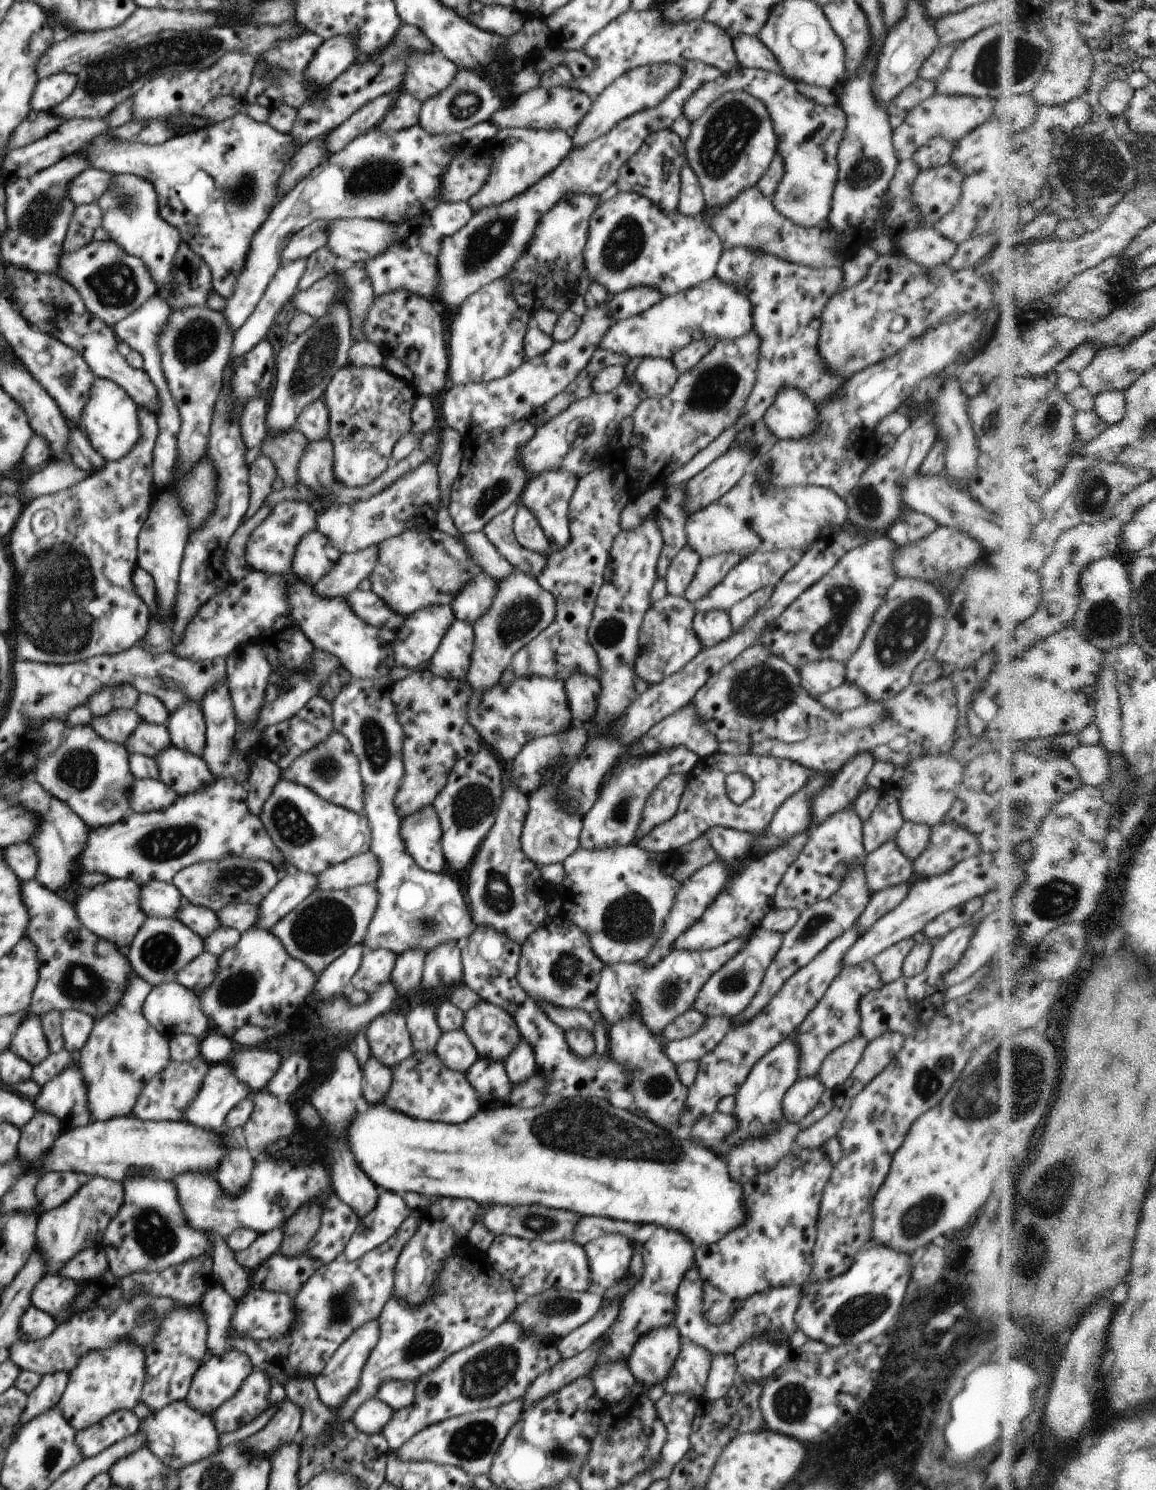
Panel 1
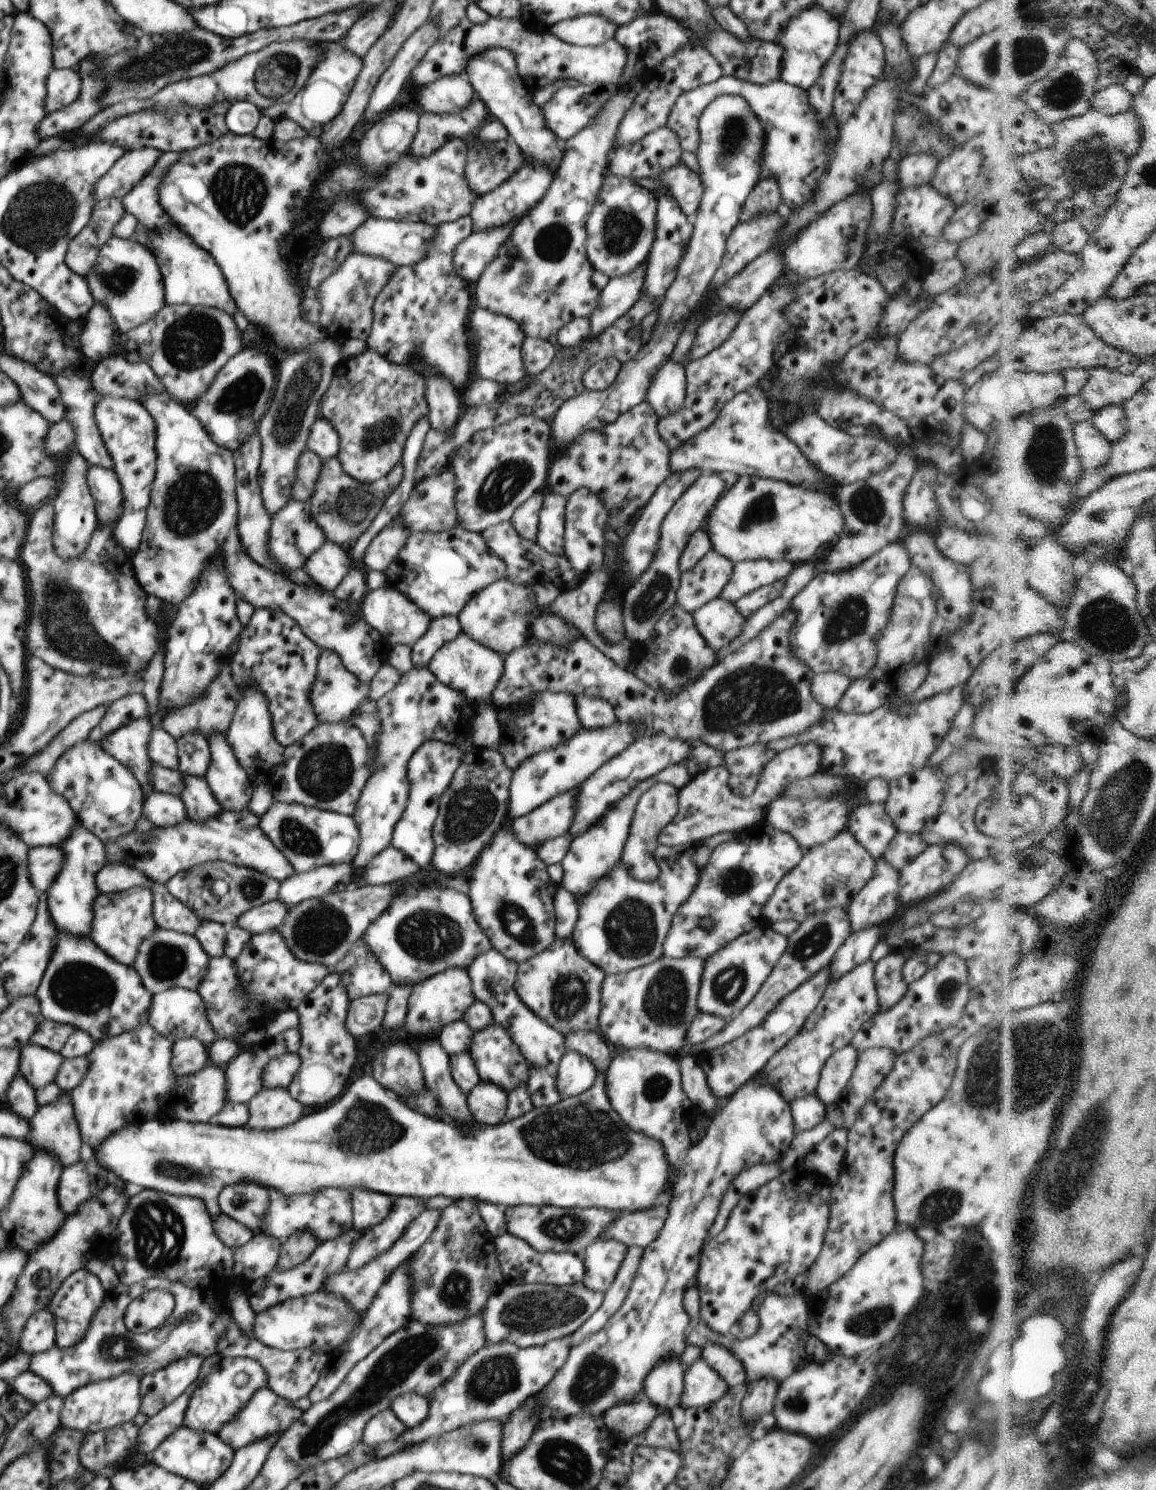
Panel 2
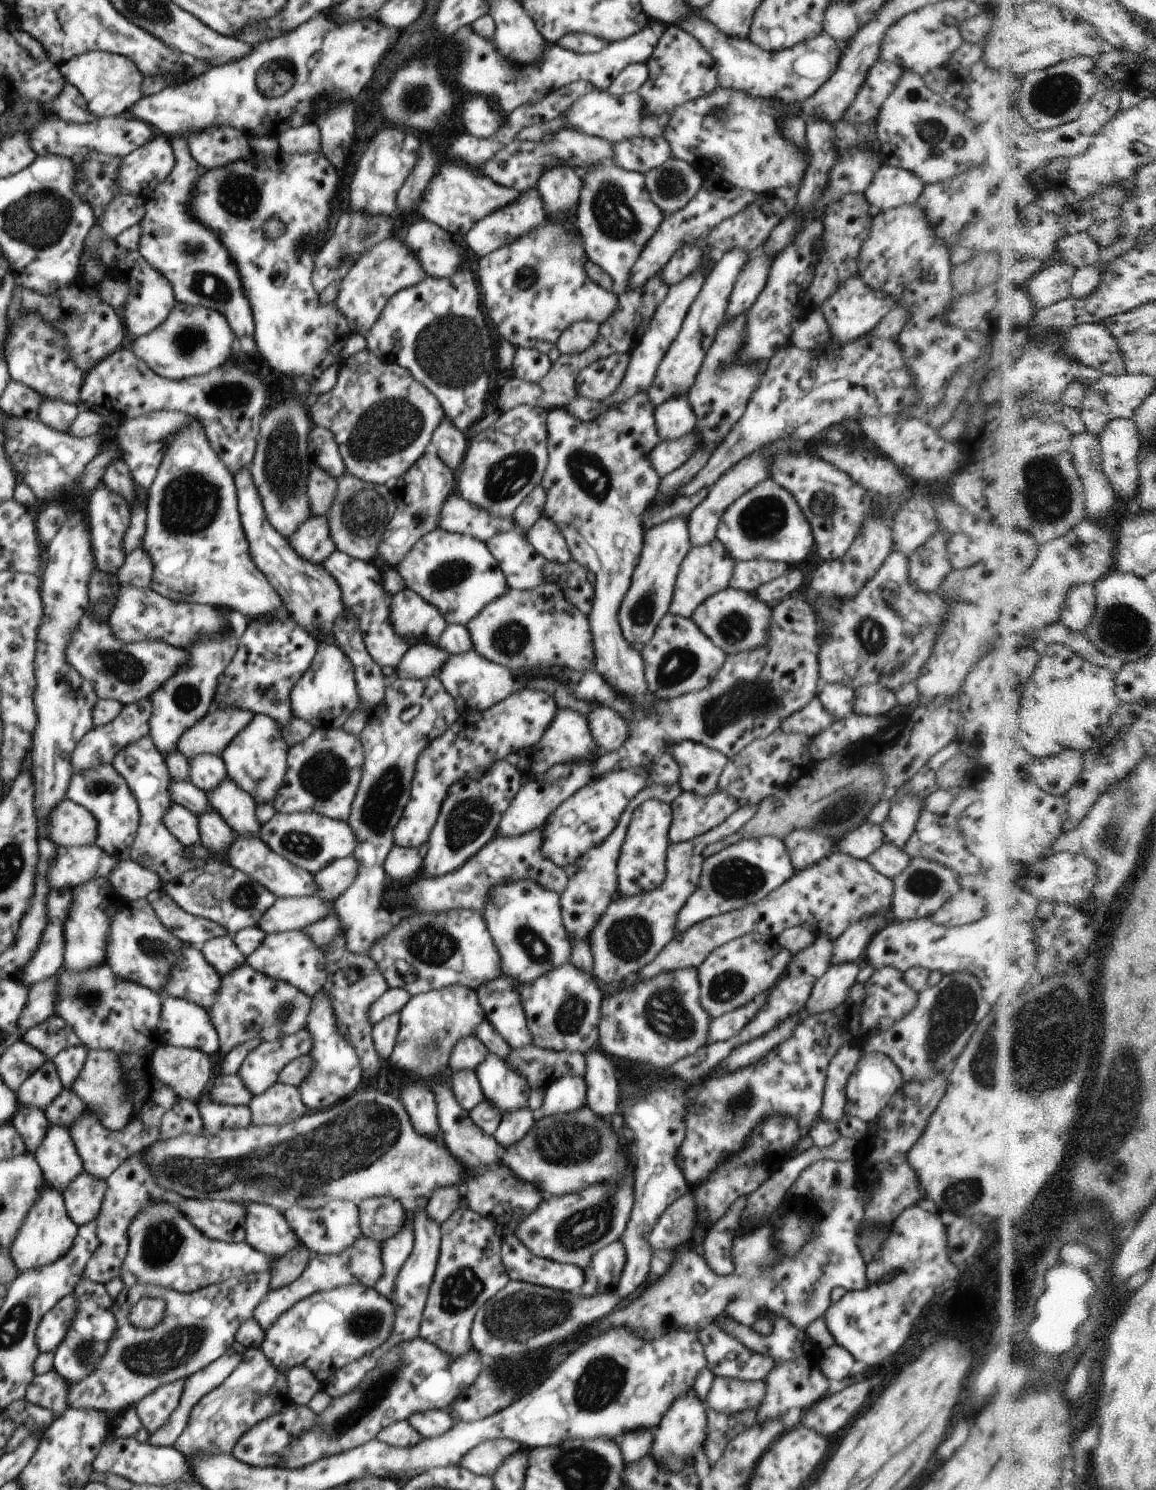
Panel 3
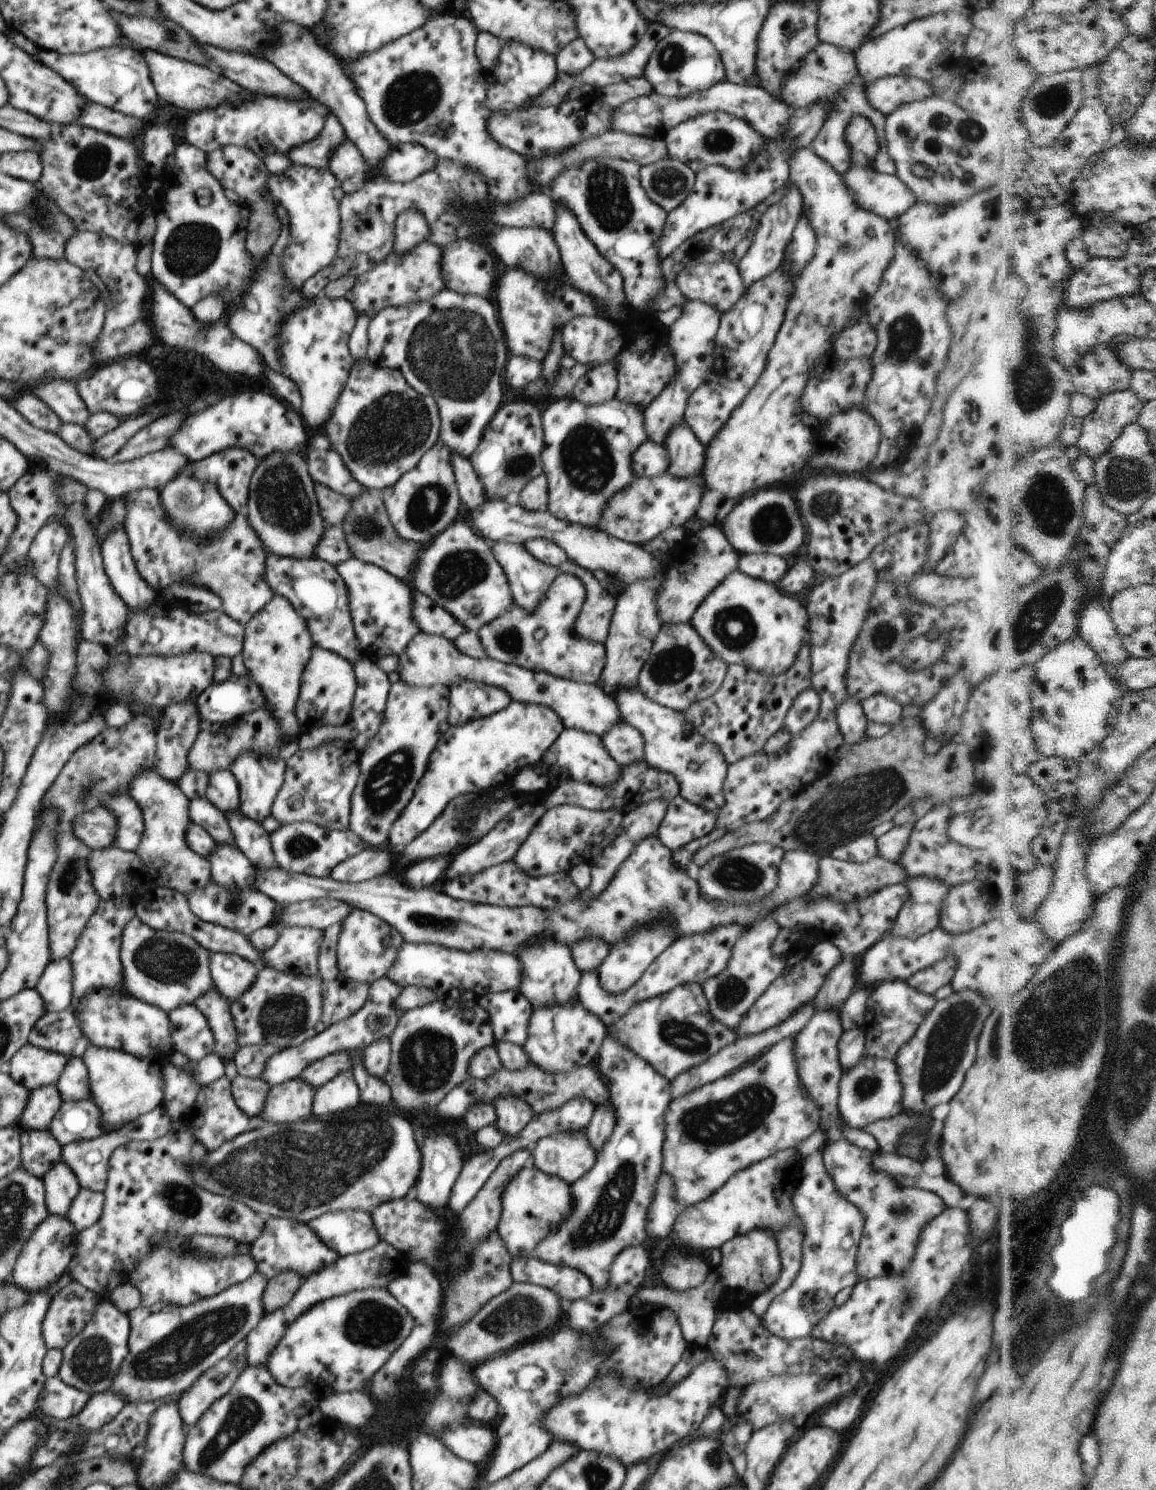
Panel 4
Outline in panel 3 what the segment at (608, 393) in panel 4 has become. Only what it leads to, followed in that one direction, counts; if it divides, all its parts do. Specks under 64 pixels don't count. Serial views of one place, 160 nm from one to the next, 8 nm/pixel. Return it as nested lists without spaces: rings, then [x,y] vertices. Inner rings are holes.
[[[631,352],[612,354],[584,368],[576,378],[577,395],[600,402],[610,398],[624,378],[630,356]]]

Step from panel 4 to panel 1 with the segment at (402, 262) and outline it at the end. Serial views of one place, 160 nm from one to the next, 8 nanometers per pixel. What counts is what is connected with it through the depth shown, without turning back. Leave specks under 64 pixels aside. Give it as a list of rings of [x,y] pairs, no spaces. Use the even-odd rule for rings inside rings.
[[[344,264],[341,267],[341,271],[328,273],[322,280],[319,280],[308,288],[308,290],[298,290],[292,298],[292,303],[299,312],[302,311],[311,314],[317,321],[329,314],[331,307],[339,300],[340,296],[341,302],[347,305],[353,340],[364,341],[366,339],[365,322],[367,321],[369,309],[372,308],[376,296],[367,270],[362,267],[362,264]]]

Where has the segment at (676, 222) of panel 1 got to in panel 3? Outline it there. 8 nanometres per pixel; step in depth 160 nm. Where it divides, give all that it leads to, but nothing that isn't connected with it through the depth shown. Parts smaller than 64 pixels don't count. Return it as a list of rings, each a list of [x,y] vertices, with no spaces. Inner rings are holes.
[[[609,160],[591,166],[581,182],[584,186],[578,198],[575,222],[584,252],[589,261],[612,278],[613,292],[620,294],[626,291],[634,262],[659,230],[666,214],[650,199],[644,175],[614,166]]]

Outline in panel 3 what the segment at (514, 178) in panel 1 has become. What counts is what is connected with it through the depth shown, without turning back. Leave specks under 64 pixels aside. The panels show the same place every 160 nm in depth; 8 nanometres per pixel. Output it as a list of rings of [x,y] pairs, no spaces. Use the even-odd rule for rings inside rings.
[[[528,190],[526,194],[520,196],[520,200],[516,200],[516,202],[510,204],[508,208],[502,208],[502,210],[494,212],[492,216],[480,220],[480,222],[468,232],[466,242],[468,242],[468,246],[470,246],[472,252],[476,252],[478,256],[486,256],[486,254],[498,250],[498,248],[510,244],[512,240],[520,238],[520,236],[526,234],[528,230],[544,224],[546,218],[547,217],[544,216],[544,206],[542,206],[542,200],[540,200],[538,192],[536,192],[536,190]]]

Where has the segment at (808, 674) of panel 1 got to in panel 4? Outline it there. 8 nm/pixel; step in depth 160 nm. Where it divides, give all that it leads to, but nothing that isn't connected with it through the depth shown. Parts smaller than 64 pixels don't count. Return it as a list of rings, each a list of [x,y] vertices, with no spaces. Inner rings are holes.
[[[850,697],[837,709],[837,721],[844,740],[849,745],[858,745],[868,738],[866,729],[868,720],[863,706],[858,700]]]

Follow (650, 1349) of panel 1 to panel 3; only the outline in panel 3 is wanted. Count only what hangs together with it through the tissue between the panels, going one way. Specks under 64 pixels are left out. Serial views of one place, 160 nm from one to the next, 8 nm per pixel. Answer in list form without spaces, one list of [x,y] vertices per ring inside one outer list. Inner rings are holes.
[[[689,1391],[674,1402],[672,1410],[664,1414],[660,1426],[654,1430],[654,1444],[651,1448],[651,1456],[662,1469],[678,1473],[689,1463],[695,1462],[696,1454],[704,1452],[704,1442],[708,1438],[706,1409],[704,1402]]]

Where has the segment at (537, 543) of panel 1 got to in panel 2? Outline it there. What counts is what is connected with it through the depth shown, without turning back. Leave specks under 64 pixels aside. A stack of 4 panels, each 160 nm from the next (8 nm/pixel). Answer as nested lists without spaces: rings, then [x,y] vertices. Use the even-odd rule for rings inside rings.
[[[545,491],[534,493],[524,504],[521,504],[512,515],[514,530],[523,538],[535,541],[539,529],[539,512],[543,505]]]

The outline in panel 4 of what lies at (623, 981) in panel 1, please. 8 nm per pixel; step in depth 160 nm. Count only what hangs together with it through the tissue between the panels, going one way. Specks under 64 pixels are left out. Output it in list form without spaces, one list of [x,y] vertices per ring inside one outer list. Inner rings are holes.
[[[684,984],[660,998],[648,999],[634,1006],[616,1022],[614,1032],[607,1032],[607,1036],[614,1034],[620,1038],[620,1042],[624,1042],[630,1050],[636,1050],[636,1054],[654,1070],[673,1081],[680,1073],[700,1066],[718,1050],[736,1040],[736,1034],[710,1014],[708,1004],[698,984]]]

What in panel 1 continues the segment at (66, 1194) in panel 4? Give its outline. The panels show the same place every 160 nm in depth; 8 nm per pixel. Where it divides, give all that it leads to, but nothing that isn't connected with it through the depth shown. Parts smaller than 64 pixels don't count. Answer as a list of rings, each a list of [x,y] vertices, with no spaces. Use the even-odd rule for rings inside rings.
[[[78,1059],[57,1077],[43,1084],[32,1101],[37,1111],[56,1117],[64,1130],[83,1127],[91,1122],[87,1088]]]

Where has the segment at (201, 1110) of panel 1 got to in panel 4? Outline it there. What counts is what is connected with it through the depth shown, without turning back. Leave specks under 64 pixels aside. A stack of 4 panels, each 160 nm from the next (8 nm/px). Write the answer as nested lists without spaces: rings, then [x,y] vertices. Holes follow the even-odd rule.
[[[387,976],[373,982],[369,986],[367,1001],[358,1012],[329,1026],[325,1031],[305,1040],[299,1046],[286,1046],[279,1054],[268,1060],[261,1077],[270,1086],[279,1085],[287,1080],[300,1077],[301,1072],[308,1065],[328,1055],[357,1049],[363,1050],[376,1039],[389,1038],[405,1013],[405,1010],[395,1007],[396,997],[402,992],[402,989],[397,982],[391,981]]]

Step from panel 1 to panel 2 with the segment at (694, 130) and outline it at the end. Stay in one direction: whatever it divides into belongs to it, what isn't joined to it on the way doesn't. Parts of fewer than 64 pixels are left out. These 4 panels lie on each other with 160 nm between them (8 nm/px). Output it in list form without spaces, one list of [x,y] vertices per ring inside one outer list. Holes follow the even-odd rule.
[[[720,95],[712,99],[712,102],[708,106],[705,106],[704,112],[700,115],[698,126],[700,144],[697,152],[694,154],[697,155],[700,164],[699,177],[703,184],[703,195],[699,209],[692,218],[693,233],[691,239],[688,241],[684,258],[679,264],[675,279],[660,300],[658,317],[652,329],[650,339],[646,345],[641,346],[641,349],[634,355],[632,360],[622,364],[616,380],[607,389],[601,391],[584,390],[579,395],[569,398],[560,406],[554,415],[551,427],[551,435],[555,438],[555,445],[552,447],[553,456],[558,452],[562,452],[566,444],[575,441],[578,436],[587,430],[596,430],[605,424],[614,422],[621,414],[624,414],[624,412],[630,410],[633,406],[640,404],[640,402],[645,401],[652,377],[669,360],[676,346],[679,334],[685,326],[684,322],[701,302],[714,273],[720,266],[725,253],[727,238],[730,236],[732,229],[739,223],[739,216],[743,204],[761,178],[761,164],[759,160],[762,154],[765,134],[763,133],[761,123],[744,98],[738,95]]]

